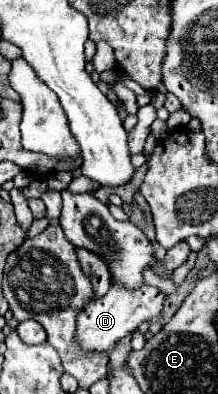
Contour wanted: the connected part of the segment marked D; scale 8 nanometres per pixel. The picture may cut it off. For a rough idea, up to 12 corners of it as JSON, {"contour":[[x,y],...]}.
{"contour":[[112,282],[76,316],[78,344],[114,348],[164,308],[162,290]]}

